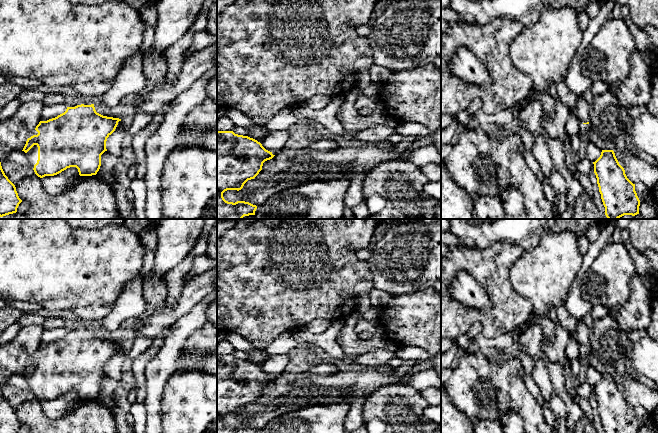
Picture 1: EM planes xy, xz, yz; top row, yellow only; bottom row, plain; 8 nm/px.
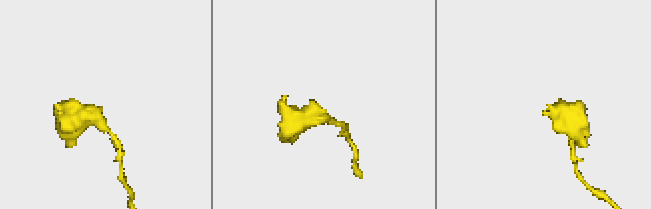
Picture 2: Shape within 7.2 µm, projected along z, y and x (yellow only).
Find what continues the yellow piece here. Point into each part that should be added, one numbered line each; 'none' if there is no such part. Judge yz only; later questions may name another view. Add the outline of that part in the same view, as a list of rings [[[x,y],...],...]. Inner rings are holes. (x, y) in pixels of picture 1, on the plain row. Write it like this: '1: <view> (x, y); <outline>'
1: yz (582, 331); [[[583,319],[578,320],[575,332],[577,335],[577,341],[579,342],[581,347],[583,348],[589,346],[590,329],[586,326]]]

